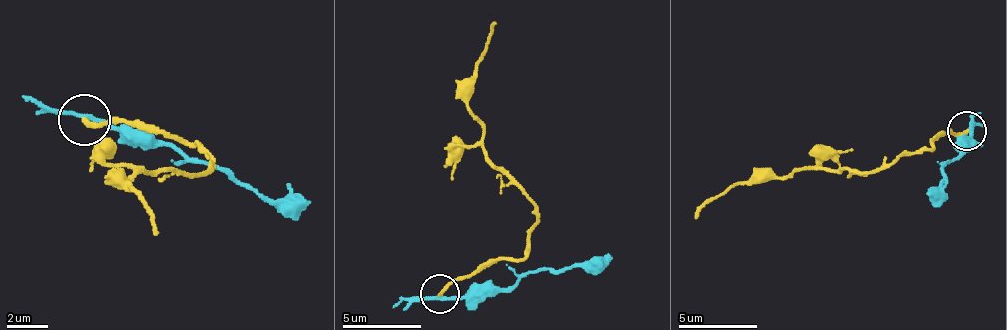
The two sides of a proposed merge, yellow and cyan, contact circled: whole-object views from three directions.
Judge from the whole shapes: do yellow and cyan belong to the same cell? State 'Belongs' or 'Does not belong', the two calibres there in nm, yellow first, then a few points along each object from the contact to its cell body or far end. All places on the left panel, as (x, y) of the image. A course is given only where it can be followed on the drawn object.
Does not belong. Thickness 260 nm (yellow) against 190 nm. Course of yellow: (83, 118), (145, 123), (201, 149), (212, 159), (196, 175), (140, 169), (119, 185), (129, 190), (155, 236). Course of cyan: (83, 118), (160, 139), (273, 200), (309, 205)

